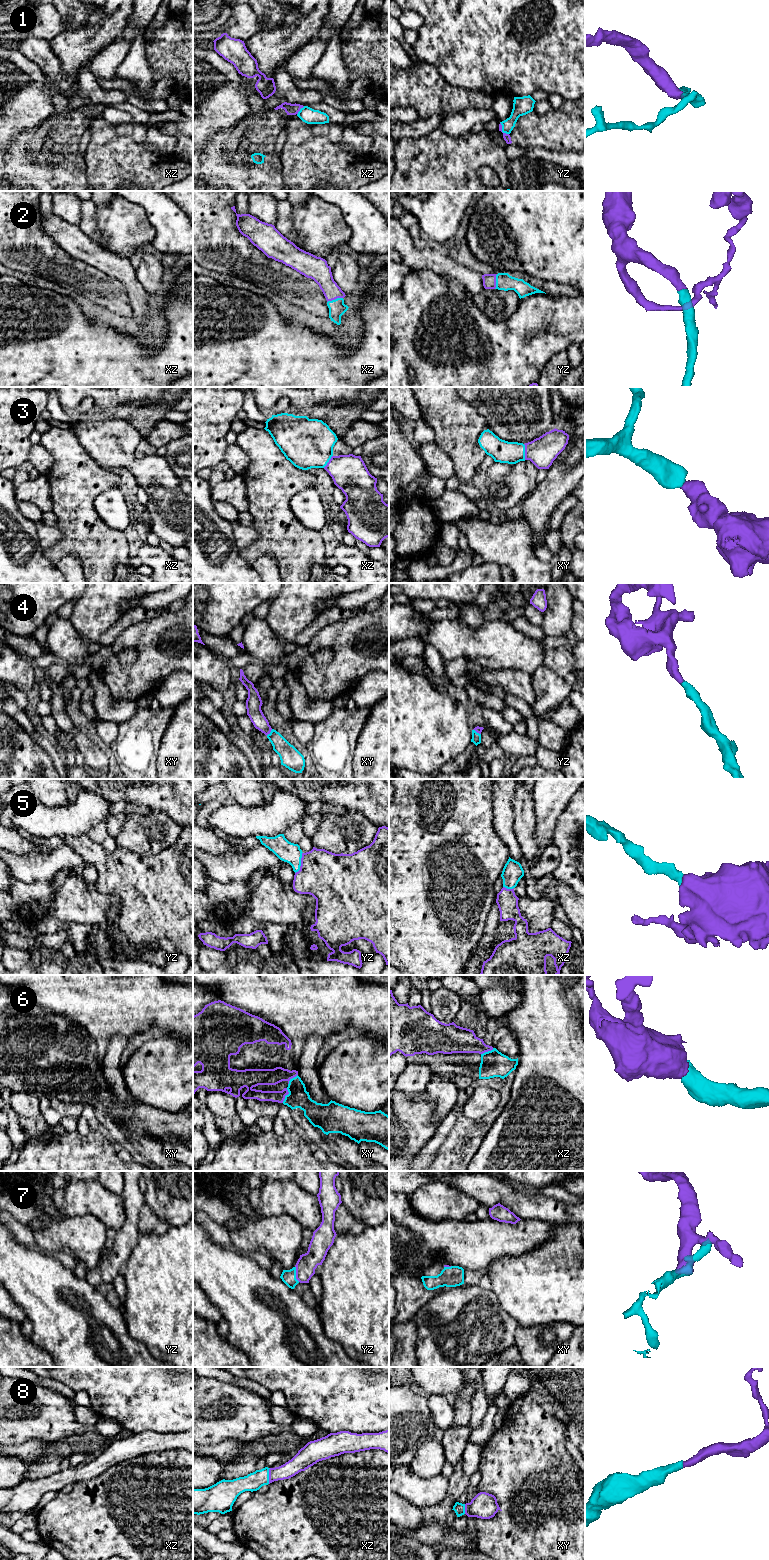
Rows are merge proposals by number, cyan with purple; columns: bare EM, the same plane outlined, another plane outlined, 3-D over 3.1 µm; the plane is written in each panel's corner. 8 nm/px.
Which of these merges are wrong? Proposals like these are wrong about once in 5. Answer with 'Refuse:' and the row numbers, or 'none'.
Refuse: 1

